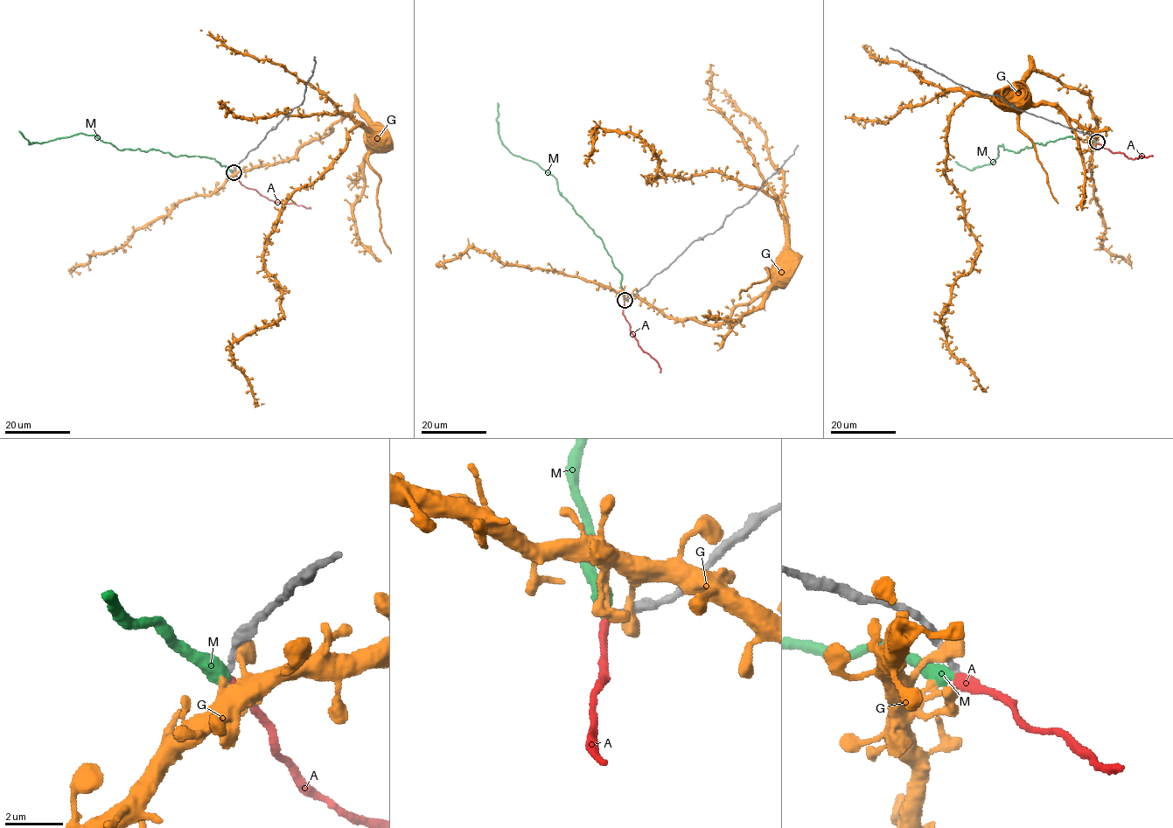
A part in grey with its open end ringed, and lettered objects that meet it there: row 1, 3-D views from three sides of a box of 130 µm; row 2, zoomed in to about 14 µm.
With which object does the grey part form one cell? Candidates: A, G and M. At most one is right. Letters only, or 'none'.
none

